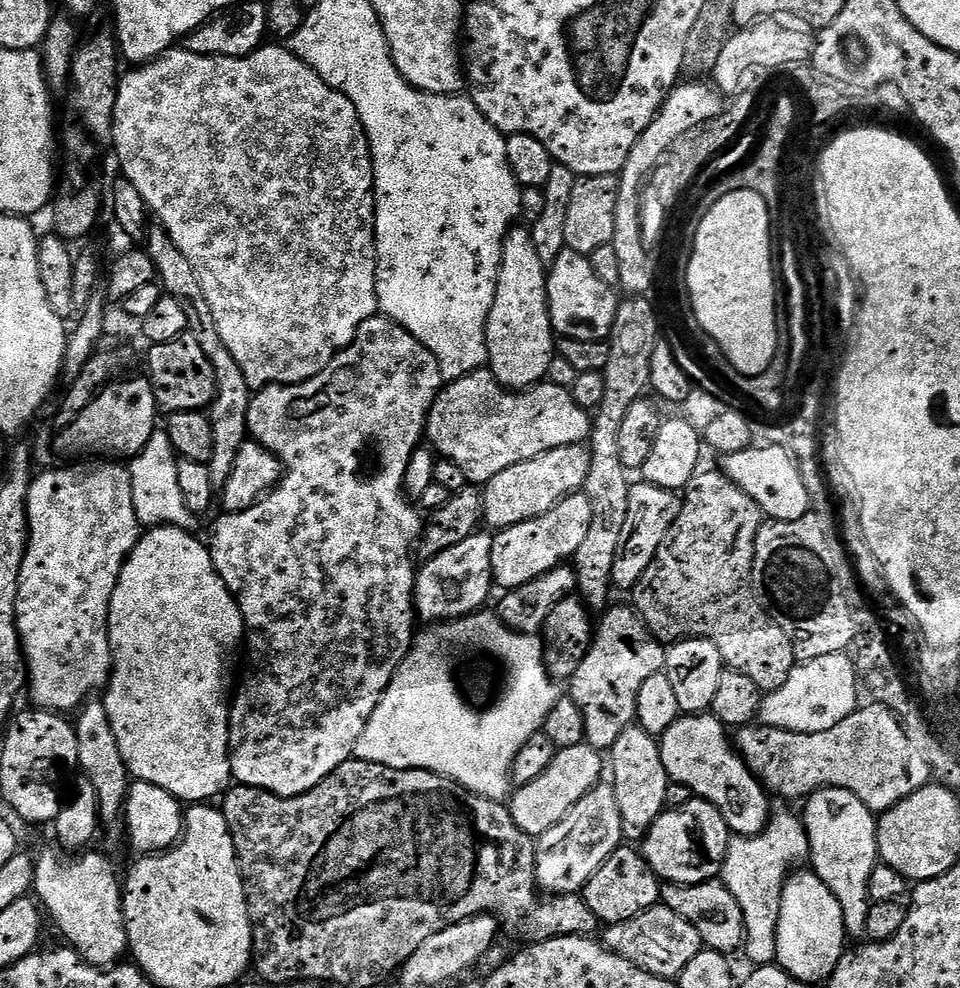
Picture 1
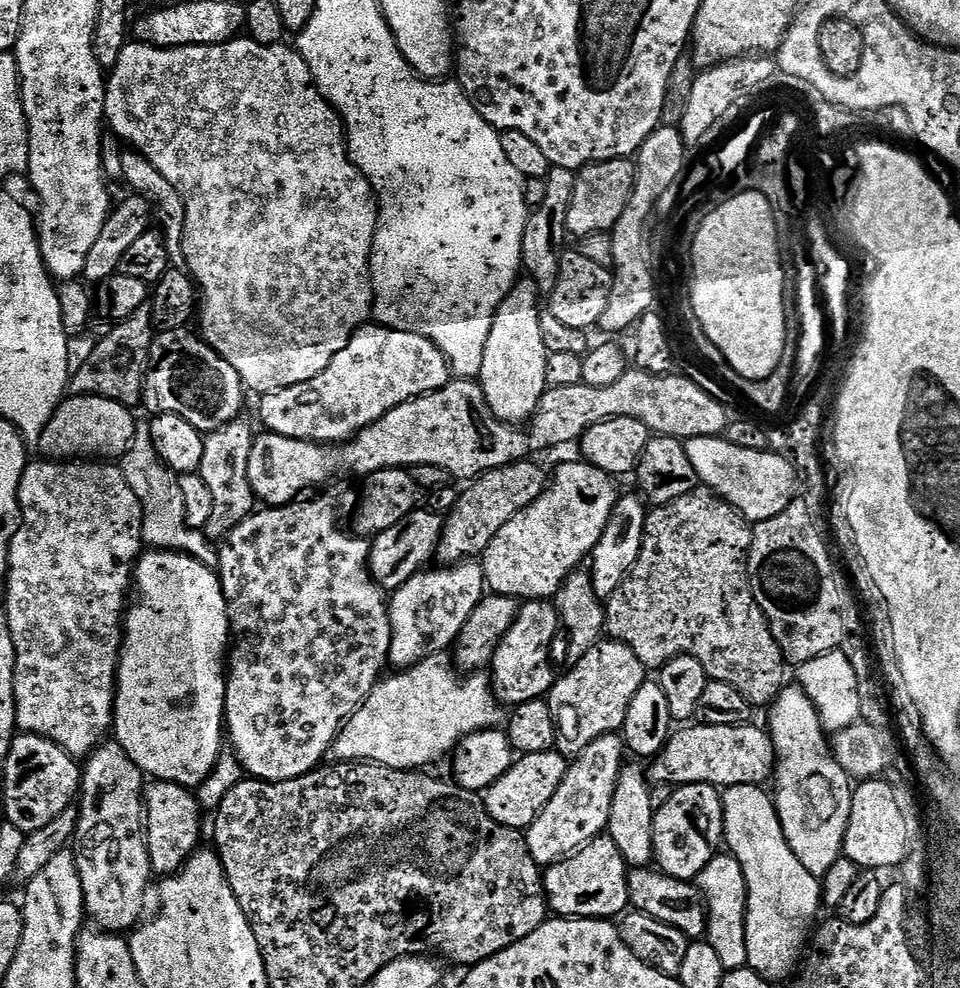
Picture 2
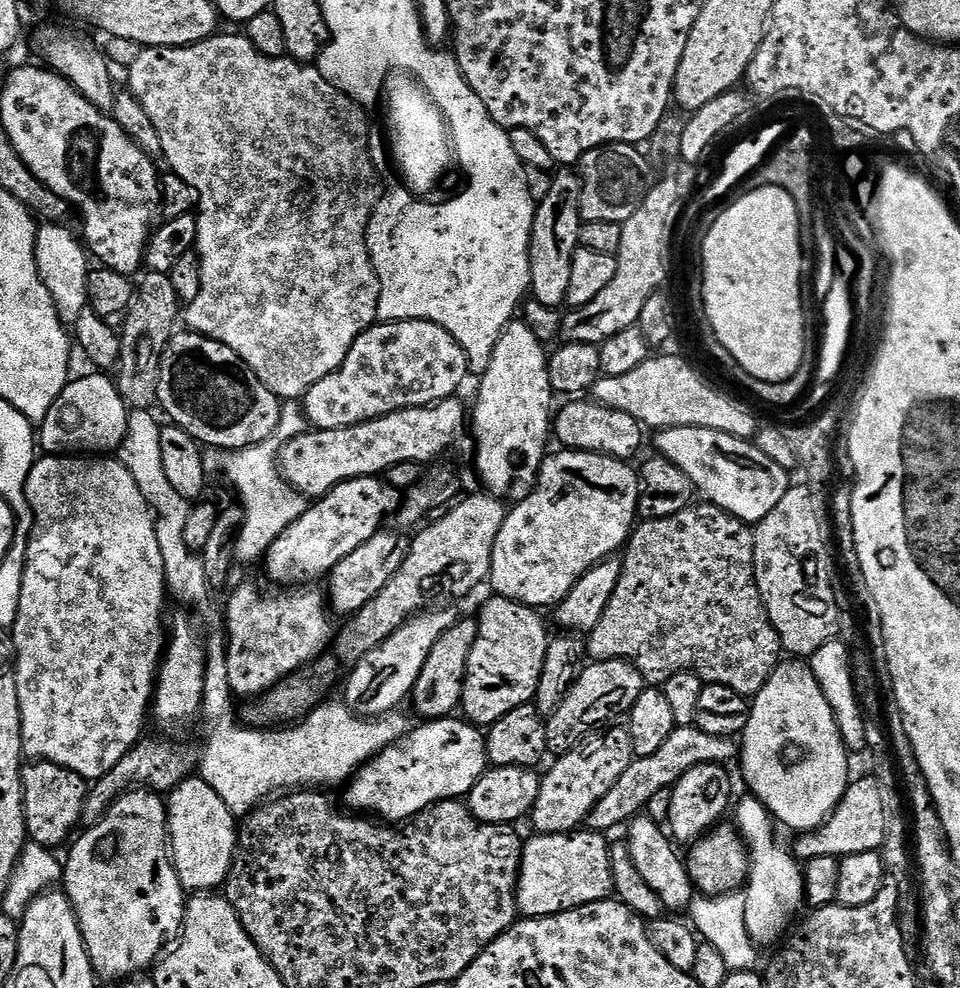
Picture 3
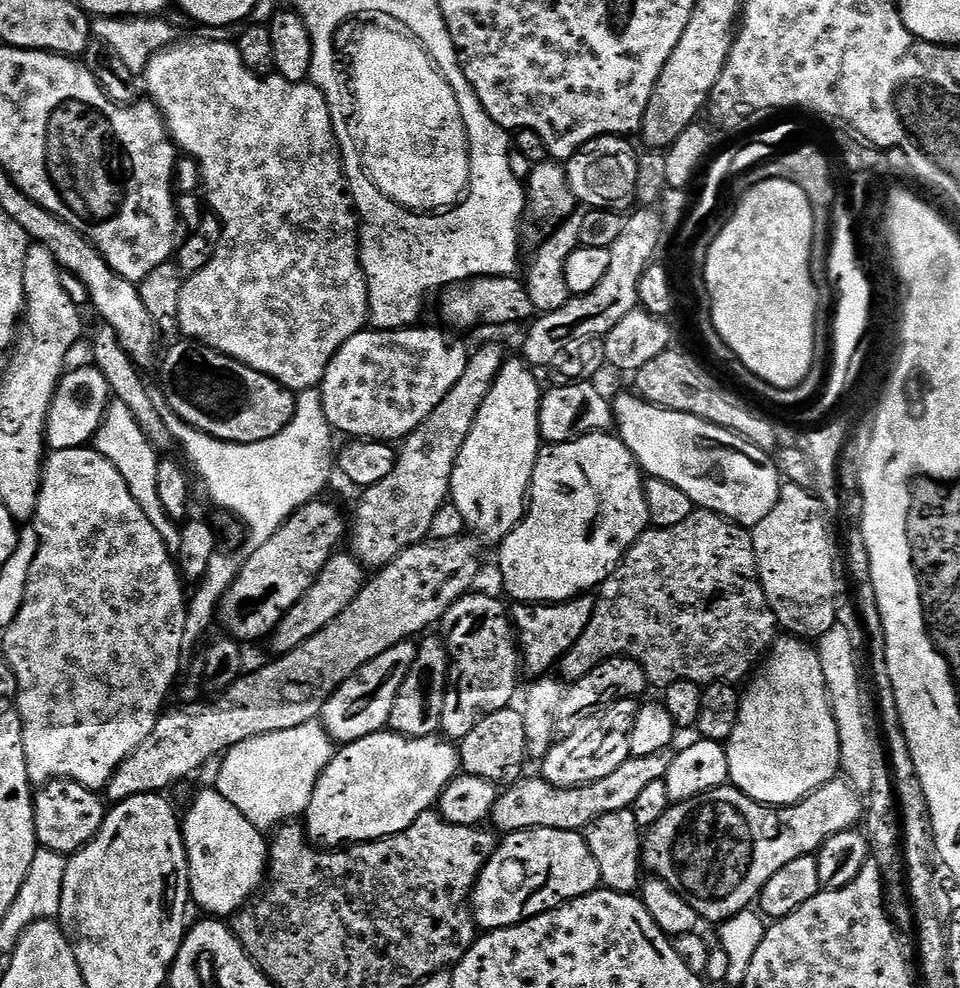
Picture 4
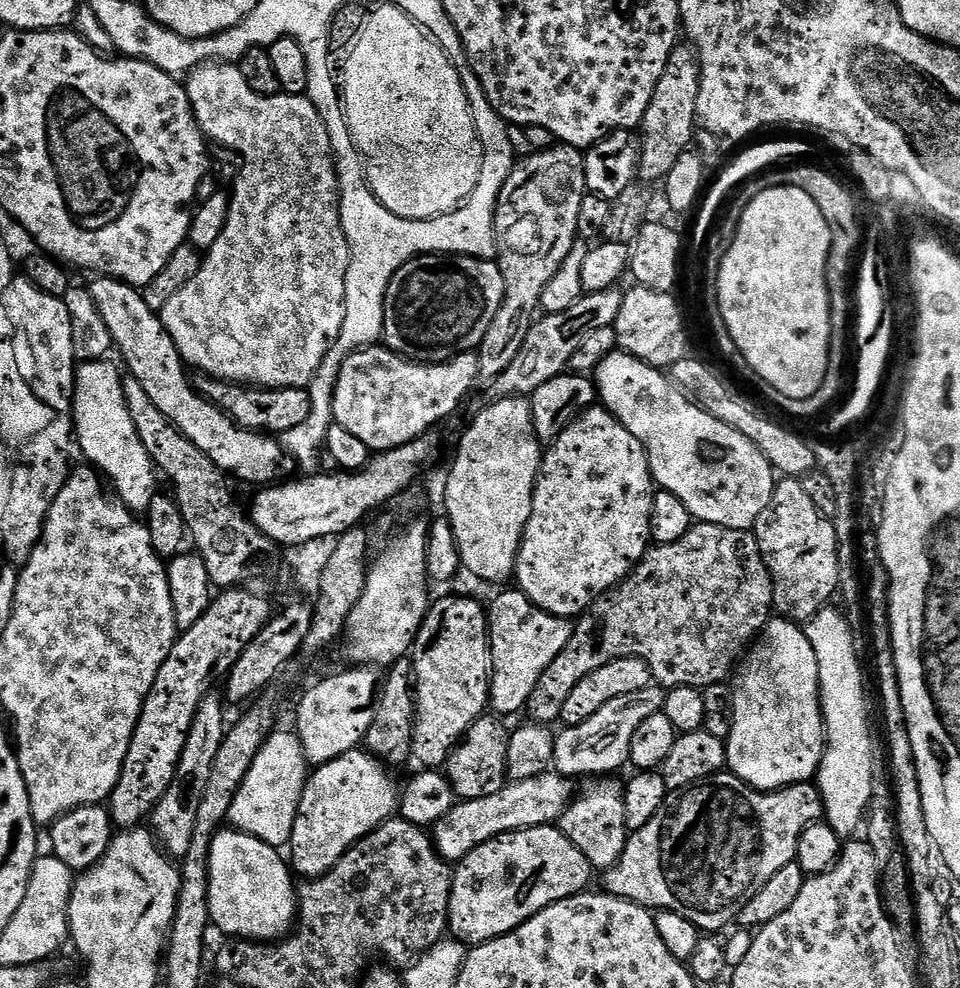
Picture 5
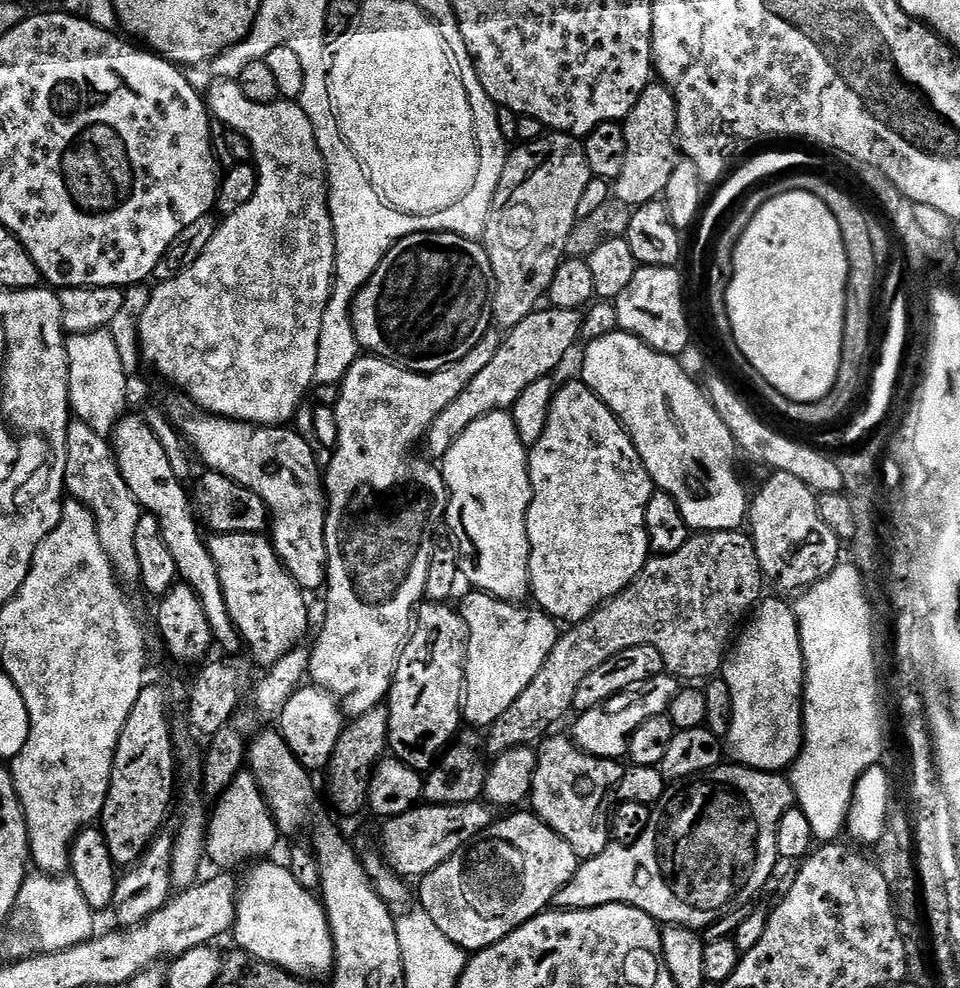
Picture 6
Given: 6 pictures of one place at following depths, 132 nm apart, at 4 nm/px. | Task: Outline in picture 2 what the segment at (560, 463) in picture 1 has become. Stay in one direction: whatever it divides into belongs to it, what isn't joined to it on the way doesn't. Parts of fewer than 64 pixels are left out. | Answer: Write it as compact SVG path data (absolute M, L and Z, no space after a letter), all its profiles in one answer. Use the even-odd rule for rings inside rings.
M525 458L516 461L515 464L507 464L501 468L491 468L483 476L479 477L468 489L464 488L460 493L460 500L455 509L447 517L444 533L441 536L440 544L436 548L435 559L441 565L451 566L461 562L471 561L473 558L479 557L490 546L490 542L498 534L498 530L502 530L502 526L506 526L508 522L513 520L519 512L523 512L525 508L529 508L540 495L547 491L550 476L546 471L543 472L536 464L531 464L531 459Z

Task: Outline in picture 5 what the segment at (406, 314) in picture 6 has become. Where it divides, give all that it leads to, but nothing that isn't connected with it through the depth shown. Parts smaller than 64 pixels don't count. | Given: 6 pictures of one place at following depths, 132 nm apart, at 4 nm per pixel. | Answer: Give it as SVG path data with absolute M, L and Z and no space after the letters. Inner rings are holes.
M415 256L397 270L388 287L384 299L383 347L421 364L451 360L461 350L479 349L492 321L493 305L499 306L503 302L505 291L504 276L495 263L479 260L476 256ZM488 300L493 300L493 305L488 305Z

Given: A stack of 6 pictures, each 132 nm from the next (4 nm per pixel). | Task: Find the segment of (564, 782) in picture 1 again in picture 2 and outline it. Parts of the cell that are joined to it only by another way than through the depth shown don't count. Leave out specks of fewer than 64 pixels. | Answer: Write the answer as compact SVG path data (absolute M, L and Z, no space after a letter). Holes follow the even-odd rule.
M559 750L521 755L510 771L495 780L483 793L488 812L507 828L527 830L546 810L546 806L562 786L569 765L569 757Z

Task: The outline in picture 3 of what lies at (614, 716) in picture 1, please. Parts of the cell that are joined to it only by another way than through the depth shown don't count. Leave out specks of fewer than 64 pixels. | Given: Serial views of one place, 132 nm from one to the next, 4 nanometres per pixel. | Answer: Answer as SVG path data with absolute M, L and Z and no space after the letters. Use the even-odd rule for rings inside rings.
M597 660L589 663L574 682L570 694L566 694L555 712L547 717L549 753L553 757L565 756L583 737L607 725L611 716L619 712L631 712L634 702L638 702L638 694L642 694L645 687L643 674L637 670L636 665L626 660Z

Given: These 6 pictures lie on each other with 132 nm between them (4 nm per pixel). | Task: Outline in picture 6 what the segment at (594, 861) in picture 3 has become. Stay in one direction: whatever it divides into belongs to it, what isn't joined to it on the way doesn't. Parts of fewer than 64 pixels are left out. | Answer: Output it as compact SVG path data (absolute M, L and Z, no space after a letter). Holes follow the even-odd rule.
M516 810L505 816L508 816L505 820L497 819L481 836L457 850L449 860L442 862L442 866L419 881L419 907L434 918L438 930L442 930L450 942L468 954L494 946L518 926L540 915L555 901L558 890L574 878L578 867L578 858L570 842L563 840L539 816L528 810Z

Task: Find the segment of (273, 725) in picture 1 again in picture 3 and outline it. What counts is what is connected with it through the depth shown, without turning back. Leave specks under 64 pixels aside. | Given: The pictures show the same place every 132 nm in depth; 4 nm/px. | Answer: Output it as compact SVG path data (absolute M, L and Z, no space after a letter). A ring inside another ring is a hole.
M425 320L377 322L367 328L354 342L342 366L326 378L322 378L322 382L318 382L304 395L302 407L313 429L349 428L403 408L426 408L437 404L439 400L451 400L459 393L456 391L463 386L467 376L470 376L470 369L466 354L462 346L454 342L452 335L442 330L442 326ZM240 584L236 589L233 587L231 589L232 597L228 600L228 628L226 627L226 643L228 645L228 665L230 666L230 674L228 675L228 681L232 687L233 693L237 697L240 696L253 696L252 698L259 698L264 695L265 692L268 692L274 687L275 684L279 684L281 680L285 680L287 676L299 673L300 668L305 664L305 666L311 665L313 661L317 659L325 651L324 648L333 643L334 640L334 628L332 632L332 620L333 617L330 615L329 609L324 608L312 608L312 592L308 586L284 586L279 590L272 590L276 592L268 592L260 600L260 592L252 584Z

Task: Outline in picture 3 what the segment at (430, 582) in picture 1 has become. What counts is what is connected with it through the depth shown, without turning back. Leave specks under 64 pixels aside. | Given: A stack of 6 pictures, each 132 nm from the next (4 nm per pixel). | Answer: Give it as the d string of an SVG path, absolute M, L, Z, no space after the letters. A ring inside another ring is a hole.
M436 608L417 612L386 642L370 650L360 660L355 661L352 677L348 680L348 689L342 696L343 703L355 715L365 718L385 716L387 712L397 711L403 700L411 697L412 689L422 674L422 668L434 650L435 643L456 624L458 613L452 608Z

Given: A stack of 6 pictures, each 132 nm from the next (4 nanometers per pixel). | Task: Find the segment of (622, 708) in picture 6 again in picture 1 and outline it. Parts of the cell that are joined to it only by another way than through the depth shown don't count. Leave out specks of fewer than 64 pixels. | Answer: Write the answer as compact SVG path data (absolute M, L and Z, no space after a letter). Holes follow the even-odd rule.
M601 782L597 784L558 826L550 826L546 834L542 834L536 840L536 882L541 889L545 888L545 893L555 894L558 896L570 896L573 894L583 893L586 882L590 882L592 875L599 870L602 862L614 854L614 850L621 847L624 840L624 831L622 830L622 814L618 810L618 798L616 792L612 789L611 783Z

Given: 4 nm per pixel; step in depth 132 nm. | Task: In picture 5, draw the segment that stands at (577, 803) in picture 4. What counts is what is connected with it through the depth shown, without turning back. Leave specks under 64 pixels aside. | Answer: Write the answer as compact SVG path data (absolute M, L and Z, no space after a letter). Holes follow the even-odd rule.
M549 770L529 780L505 783L498 794L486 794L482 798L460 800L434 825L434 843L437 852L449 862L463 860L470 850L490 842L496 836L517 832L523 828L552 826L563 816L574 799L573 781Z

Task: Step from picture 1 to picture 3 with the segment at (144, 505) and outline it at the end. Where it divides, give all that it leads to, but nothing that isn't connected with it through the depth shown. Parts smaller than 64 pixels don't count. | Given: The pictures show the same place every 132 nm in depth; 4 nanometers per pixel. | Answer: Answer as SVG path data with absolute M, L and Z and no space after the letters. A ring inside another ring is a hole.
M133 409L129 413L126 438L118 449L118 459L121 464L130 470L134 482L138 482L138 490L142 490L142 498L146 498L148 507L152 509L156 518L156 533L158 546L162 549L164 563L164 580L168 583L171 597L189 604L192 608L204 612L208 603L214 597L206 571L197 553L186 546L186 538L182 534L186 530L186 514L190 502L178 494L166 479L166 470L162 470L161 423L156 422L149 409Z

